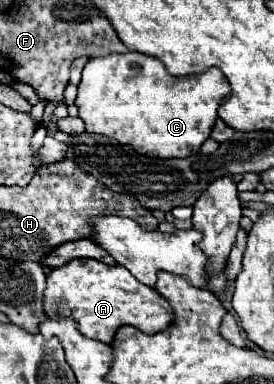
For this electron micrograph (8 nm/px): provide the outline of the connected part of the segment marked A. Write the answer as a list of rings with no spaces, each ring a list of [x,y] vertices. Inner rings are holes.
[[[71,260],[59,268],[53,268],[47,276],[47,288],[43,292],[45,314],[51,318],[71,318],[83,336],[109,344],[119,326],[135,326],[143,334],[155,334],[165,330],[173,320],[171,306],[155,294],[153,288],[137,282],[127,268],[107,266],[99,260]]]

